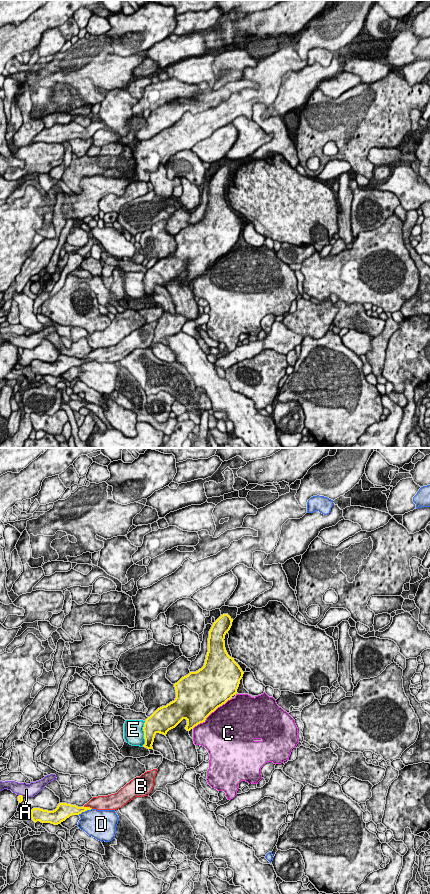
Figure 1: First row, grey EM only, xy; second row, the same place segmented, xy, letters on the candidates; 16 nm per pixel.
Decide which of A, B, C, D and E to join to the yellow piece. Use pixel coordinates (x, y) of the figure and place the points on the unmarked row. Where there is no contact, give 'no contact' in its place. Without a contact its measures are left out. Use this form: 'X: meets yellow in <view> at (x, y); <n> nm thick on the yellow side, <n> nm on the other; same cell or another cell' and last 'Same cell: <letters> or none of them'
A: meets yellow in xy at (21, 347); 100 nm thick on the yellow side, 220 nm on the other; another cell
B: meets yellow in xy at (88, 359); 160 nm thick on the yellow side, 220 nm on the other; same cell
C: meets yellow in xy at (211, 264); 500 nm thick on the yellow side, 480 nm on the other; another cell
D: meets yellow in xy at (84, 363); 190 nm thick on the yellow side, 420 nm on the other; another cell
E: meets yellow in xy at (144, 286); 300 nm thick on the yellow side, 320 nm on the other; another cell
Same cell: B

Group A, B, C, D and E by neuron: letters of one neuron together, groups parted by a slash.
A / B / C / D / E

